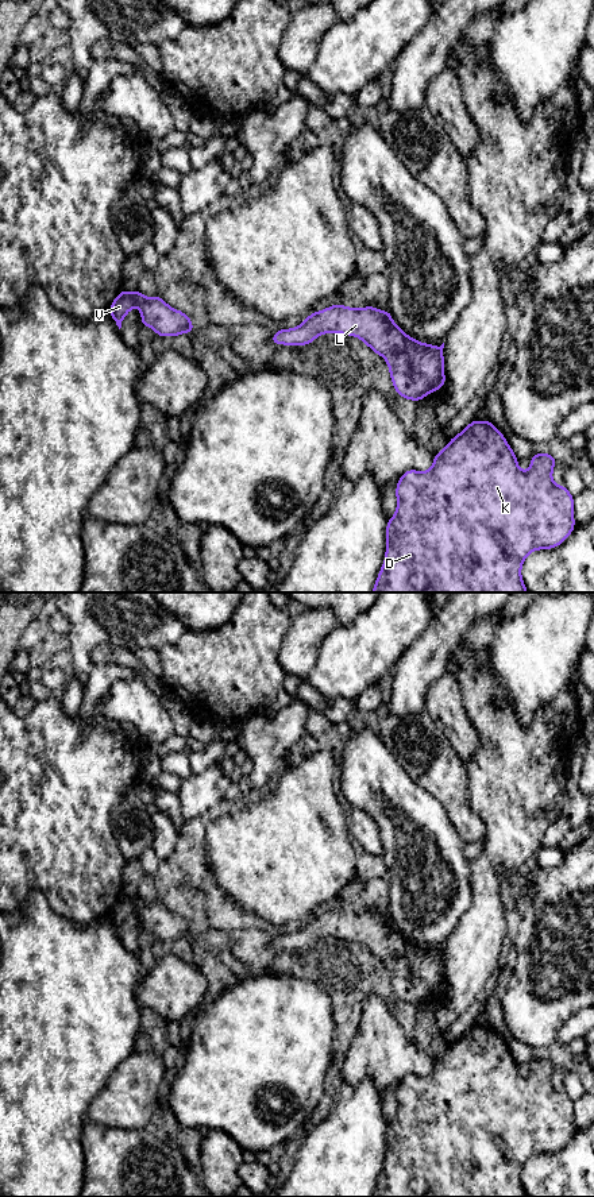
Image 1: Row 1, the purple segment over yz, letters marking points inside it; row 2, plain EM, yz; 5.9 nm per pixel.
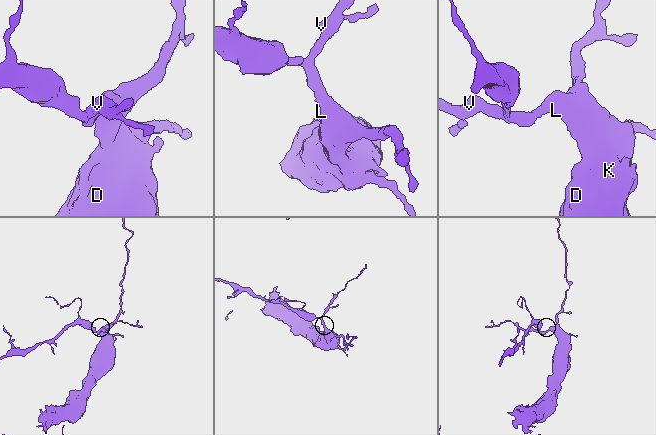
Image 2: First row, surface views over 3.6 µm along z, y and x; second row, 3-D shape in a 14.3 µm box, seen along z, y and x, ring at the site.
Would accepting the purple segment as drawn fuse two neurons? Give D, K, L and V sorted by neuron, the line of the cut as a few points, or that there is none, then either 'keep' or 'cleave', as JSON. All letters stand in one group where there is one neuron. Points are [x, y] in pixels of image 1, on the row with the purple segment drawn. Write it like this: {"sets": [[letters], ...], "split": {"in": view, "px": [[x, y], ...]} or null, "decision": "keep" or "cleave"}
{"sets": [["D", "K", "L", "V"]], "split": null, "decision": "keep"}

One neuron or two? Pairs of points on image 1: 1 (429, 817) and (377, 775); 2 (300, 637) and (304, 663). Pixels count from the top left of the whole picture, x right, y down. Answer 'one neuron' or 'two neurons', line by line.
1: one neuron
2: one neuron

